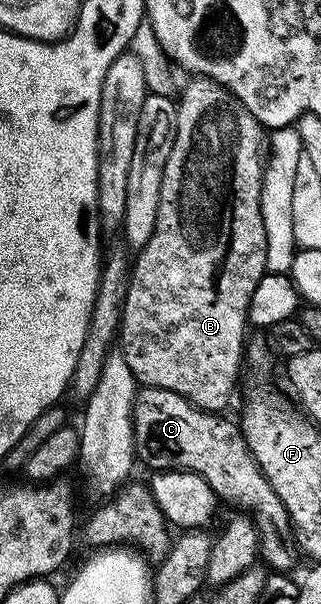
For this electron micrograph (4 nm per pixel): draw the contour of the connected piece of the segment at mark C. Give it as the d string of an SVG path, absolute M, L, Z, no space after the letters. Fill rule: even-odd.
M142 387L139 390L136 401L134 402L134 449L137 455L137 458L140 460L141 466L142 463L146 467L151 467L149 470L151 472L157 473L159 471L191 471L196 473L200 477L204 477L204 481L208 481L208 485L213 489L215 496L219 500L222 499L226 503L231 503L232 506L238 507L239 512L249 513L256 526L258 526L258 549L260 552L260 559L263 564L271 572L274 573L290 573L293 572L293 567L297 565L298 559L300 560L300 552L298 549L298 541L294 538L294 529L290 525L290 518L288 513L284 509L284 505L280 501L280 497L276 497L276 493L272 489L272 485L264 477L264 473L261 469L258 468L258 462L252 457L252 453L248 449L246 444L246 439L242 435L241 426L237 422L234 423L230 419L225 419L227 416L222 413L215 413L213 411L201 411L198 407L193 407L191 403L186 400L180 393L172 393L172 389L160 389L159 387Z

